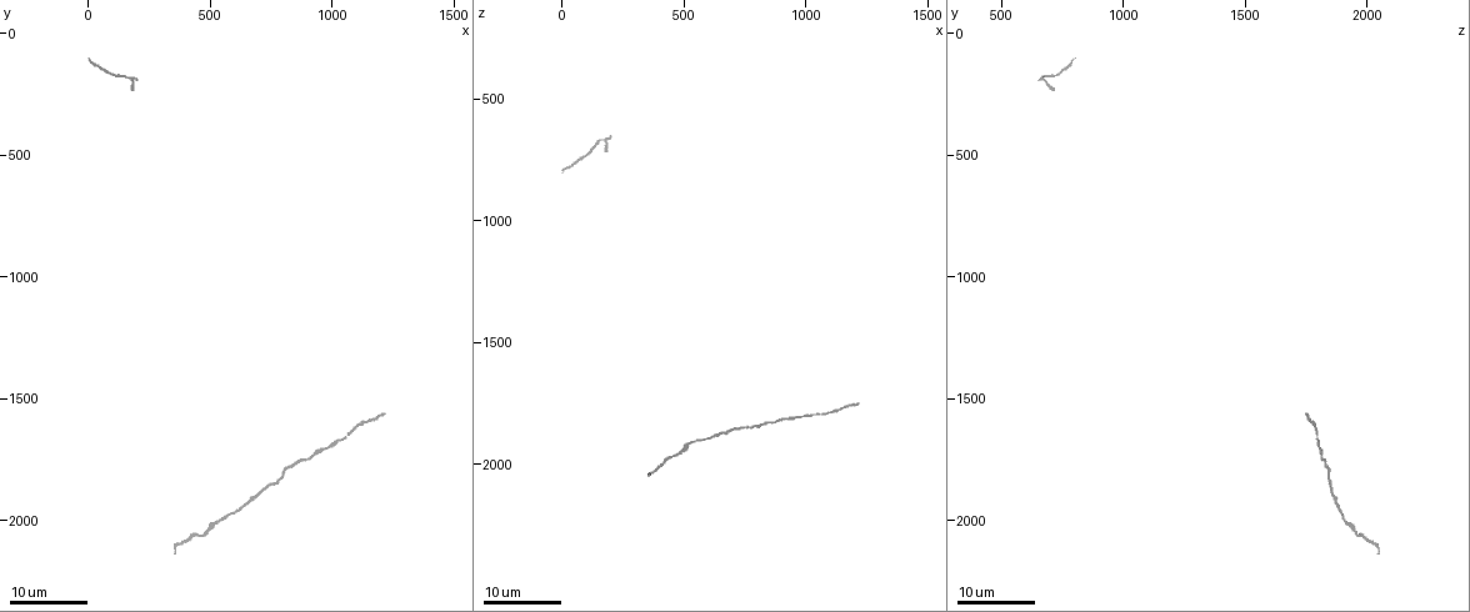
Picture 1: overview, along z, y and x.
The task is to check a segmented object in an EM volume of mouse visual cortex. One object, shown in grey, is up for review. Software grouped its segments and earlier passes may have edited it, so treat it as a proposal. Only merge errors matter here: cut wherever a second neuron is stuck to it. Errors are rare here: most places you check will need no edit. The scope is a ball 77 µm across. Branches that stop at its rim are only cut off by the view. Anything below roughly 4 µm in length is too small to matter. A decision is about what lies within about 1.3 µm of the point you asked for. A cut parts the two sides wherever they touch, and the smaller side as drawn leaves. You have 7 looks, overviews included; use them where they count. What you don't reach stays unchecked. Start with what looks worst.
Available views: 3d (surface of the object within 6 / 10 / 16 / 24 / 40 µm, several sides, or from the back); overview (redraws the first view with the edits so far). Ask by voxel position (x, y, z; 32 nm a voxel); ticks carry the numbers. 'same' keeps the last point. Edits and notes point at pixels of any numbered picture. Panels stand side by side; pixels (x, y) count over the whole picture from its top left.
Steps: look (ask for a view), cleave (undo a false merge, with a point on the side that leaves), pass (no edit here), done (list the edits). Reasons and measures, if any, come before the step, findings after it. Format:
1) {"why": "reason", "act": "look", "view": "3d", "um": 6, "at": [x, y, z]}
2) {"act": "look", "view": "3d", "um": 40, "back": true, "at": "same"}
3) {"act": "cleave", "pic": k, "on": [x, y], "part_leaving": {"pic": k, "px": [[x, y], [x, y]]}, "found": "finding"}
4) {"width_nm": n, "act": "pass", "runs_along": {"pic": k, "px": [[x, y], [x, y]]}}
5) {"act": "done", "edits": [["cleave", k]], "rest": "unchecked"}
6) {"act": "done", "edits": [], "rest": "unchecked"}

{"why": "sudden change in width", "act": "look", "view": "3d", "um": 24, "at": [540, 1990, 1910]}

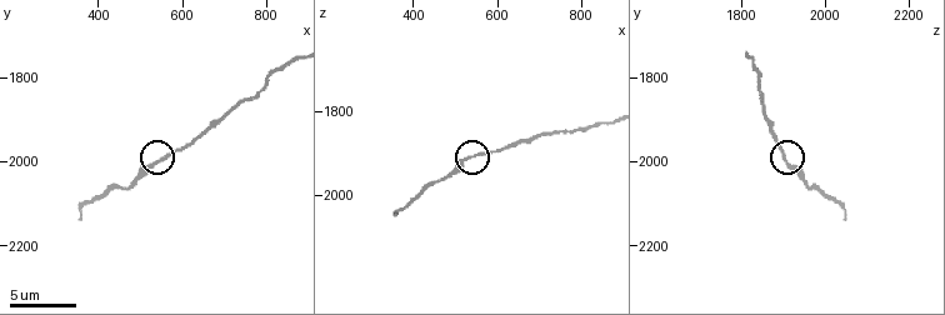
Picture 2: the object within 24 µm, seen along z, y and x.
{"act": "look", "view": "3d", "um": 10, "at": [555, 1990, 1905]}

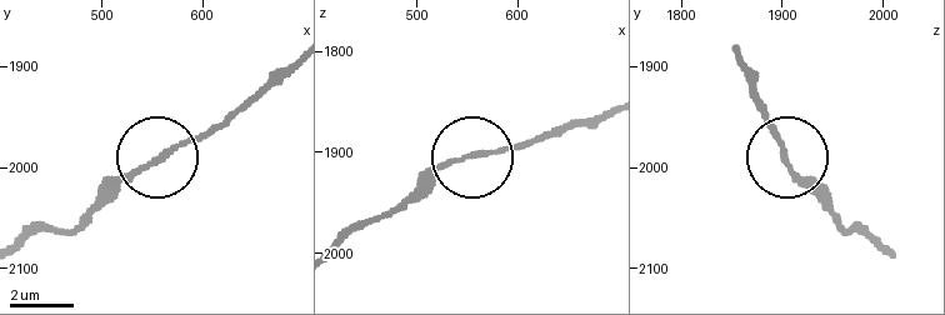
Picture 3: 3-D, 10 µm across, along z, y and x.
{"act": "pass", "runs_along": {"pic": 3, "px": [[603, 113], [505, 150], [449, 160], [403, 204]]}, "found": "continuous, no second neuron"}

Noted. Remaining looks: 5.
{"why": "thick turns thin", "act": "look", "view": "3d", "um": 6, "at": [705, 1885, 1855]}

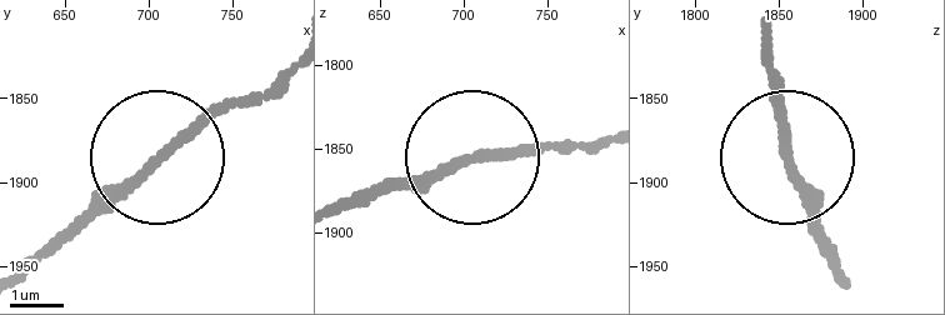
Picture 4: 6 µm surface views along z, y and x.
{"width_nm": 180, "act": "pass", "runs_along": {"pic": 4, "px": [[598, 140], [504, 149], [374, 189]]}, "found": "all the same neuron"}

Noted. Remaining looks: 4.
{"why": "sudden change in width", "act": "look", "view": "3d", "um": 24, "at": [900, 1740, 1800]}

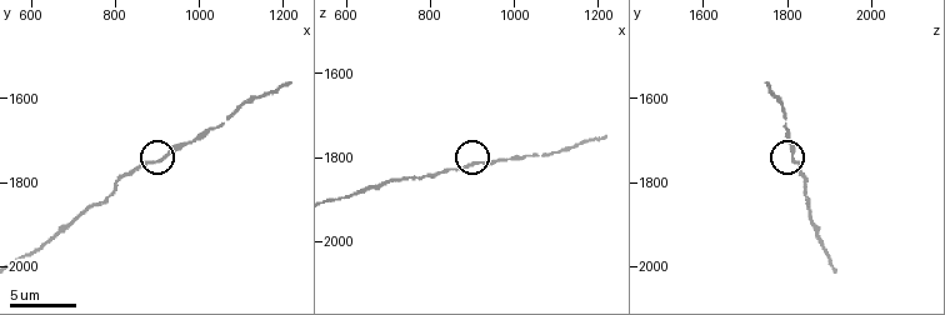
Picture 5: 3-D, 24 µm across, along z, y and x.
{"why": "zoom in", "act": "look", "view": "3d", "um": 10, "at": [905, 1750, 1810]}

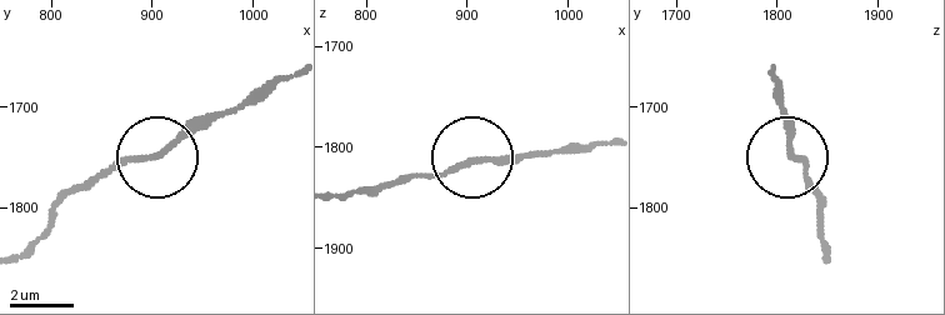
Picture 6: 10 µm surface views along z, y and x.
{"width_nm": 170, "act": "pass", "runs_along": {"pic": 6, "px": [[771, 65], [788, 110], [788, 156], [811, 183]]}, "found": "continuous, no second neuron"}

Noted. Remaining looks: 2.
{"act": "done", "edits": [], "rest": "unchecked"}

